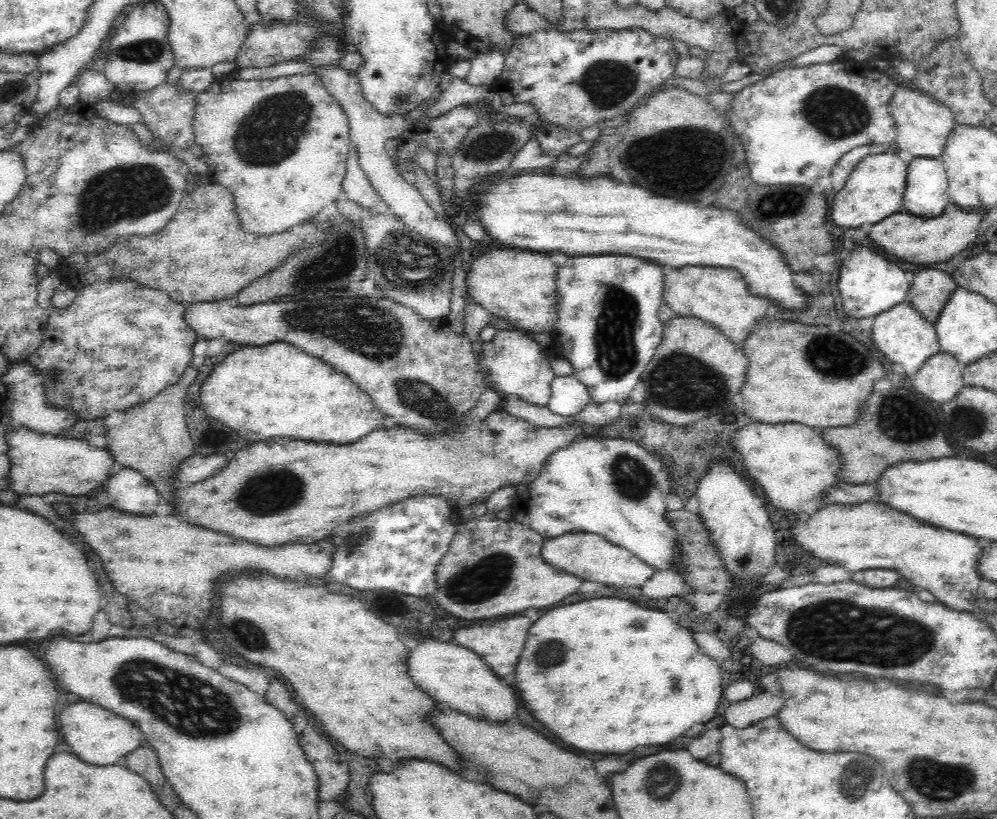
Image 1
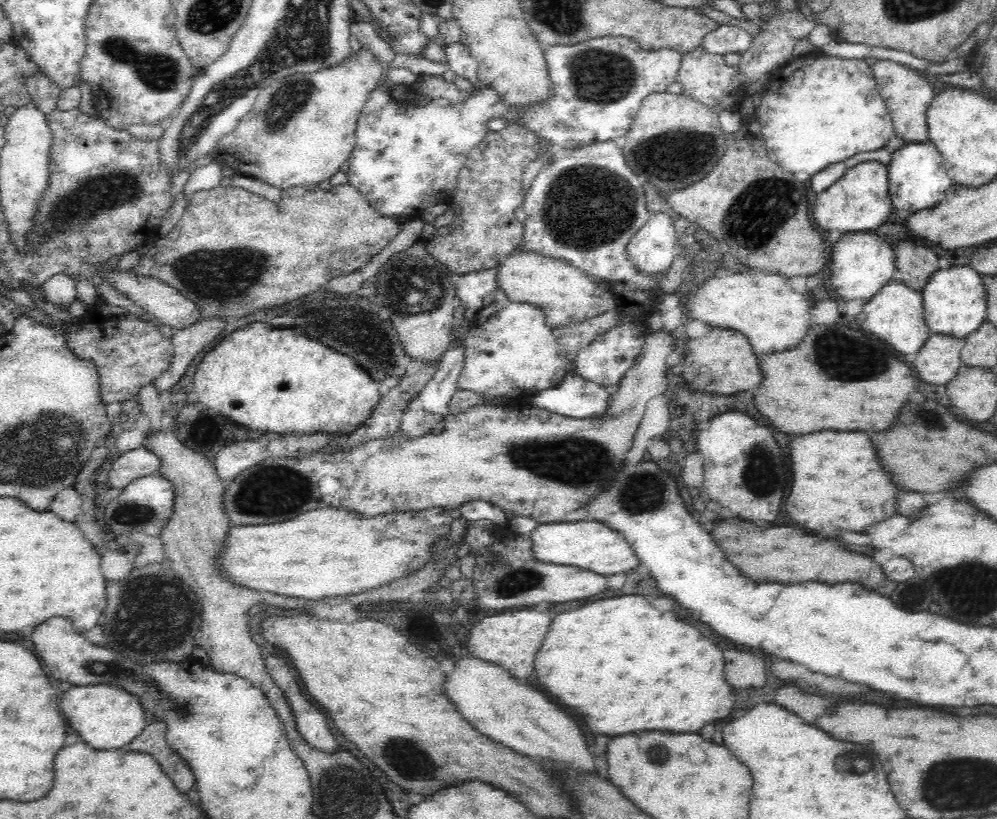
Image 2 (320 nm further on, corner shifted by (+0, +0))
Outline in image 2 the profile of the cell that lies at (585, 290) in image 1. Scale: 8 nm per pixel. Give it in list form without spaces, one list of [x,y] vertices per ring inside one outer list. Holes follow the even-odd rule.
[[[652,216],[628,241],[625,258],[641,276],[652,278],[670,268],[681,241],[681,235],[668,216]]]

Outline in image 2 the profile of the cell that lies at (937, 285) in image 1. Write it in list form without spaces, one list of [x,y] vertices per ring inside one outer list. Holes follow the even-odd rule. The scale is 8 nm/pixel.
[[[902,239],[894,253],[898,279],[914,292],[921,293],[930,276],[940,270],[939,256],[922,242]]]

